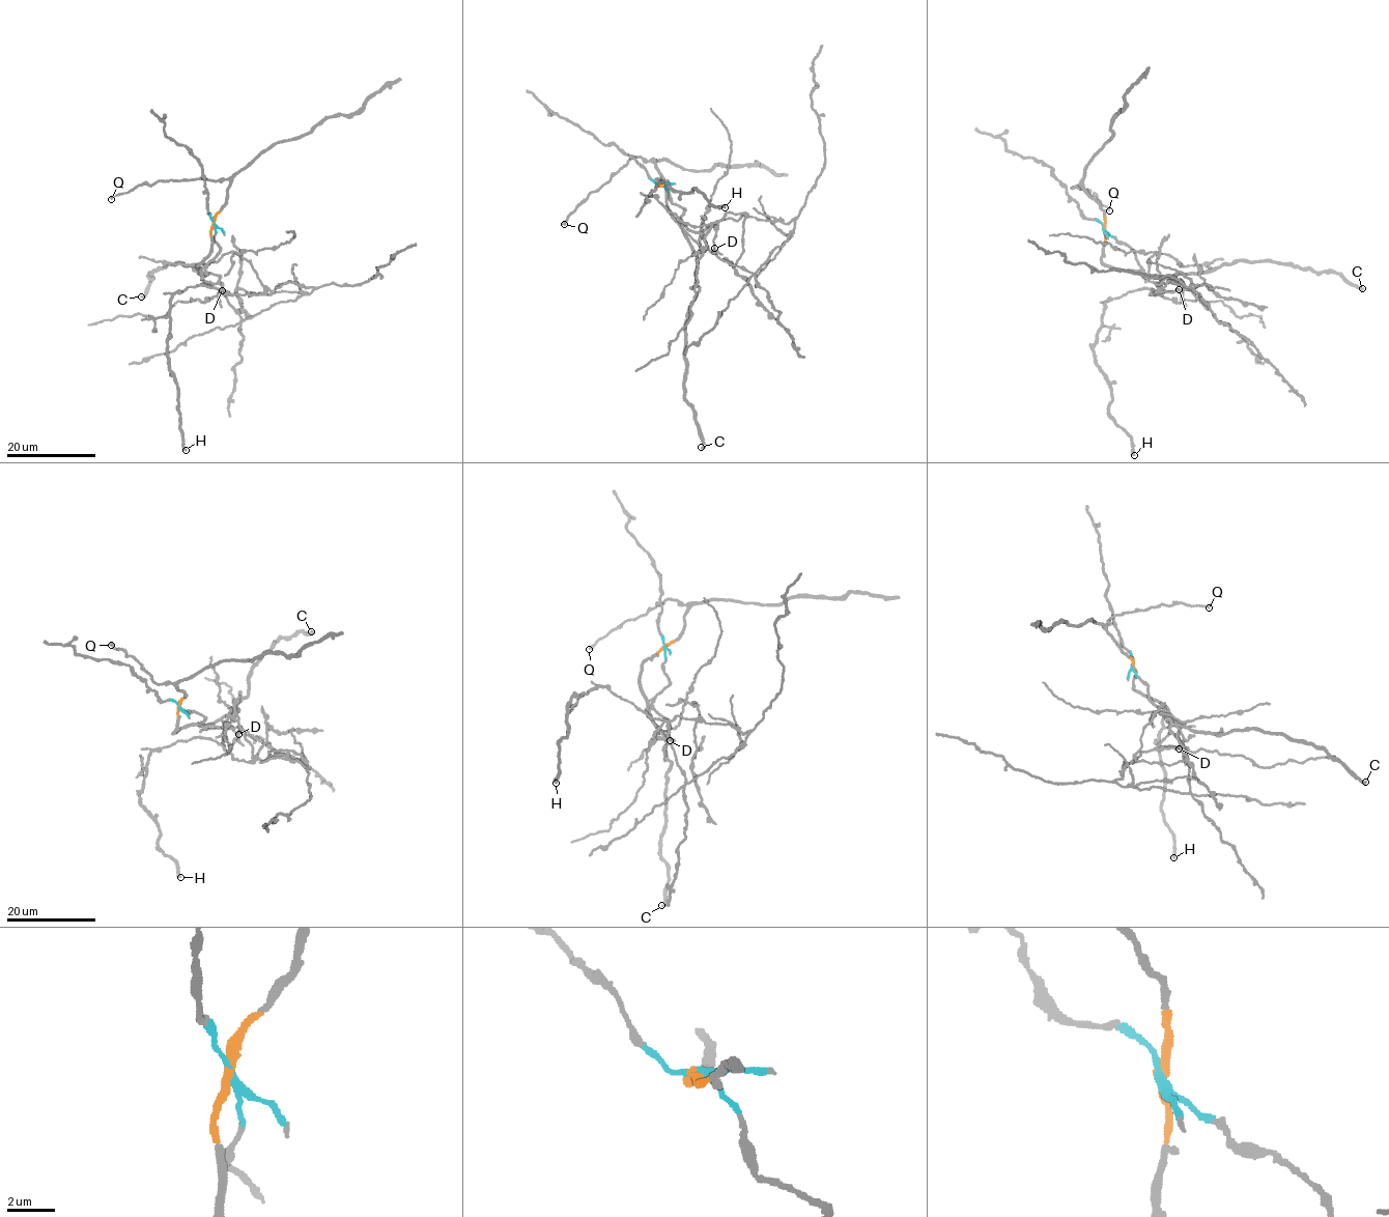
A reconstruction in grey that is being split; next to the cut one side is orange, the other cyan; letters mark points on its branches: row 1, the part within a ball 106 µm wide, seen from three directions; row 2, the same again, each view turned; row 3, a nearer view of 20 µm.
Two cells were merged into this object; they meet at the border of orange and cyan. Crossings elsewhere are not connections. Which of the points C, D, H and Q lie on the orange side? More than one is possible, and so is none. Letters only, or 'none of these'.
C, Q

